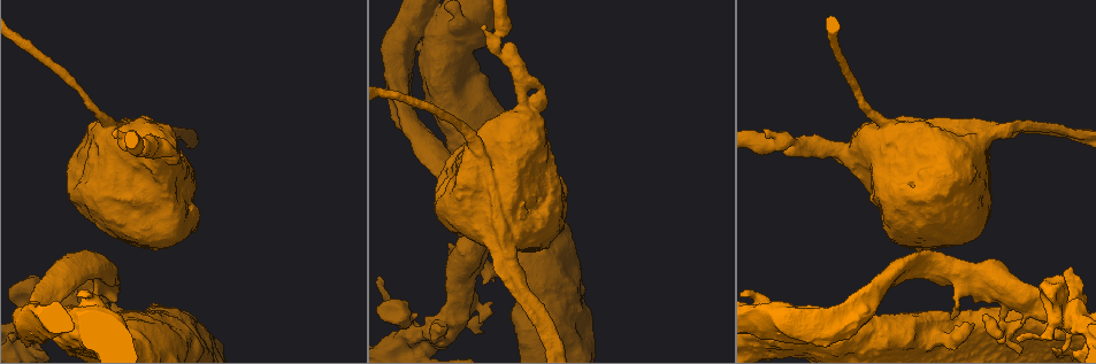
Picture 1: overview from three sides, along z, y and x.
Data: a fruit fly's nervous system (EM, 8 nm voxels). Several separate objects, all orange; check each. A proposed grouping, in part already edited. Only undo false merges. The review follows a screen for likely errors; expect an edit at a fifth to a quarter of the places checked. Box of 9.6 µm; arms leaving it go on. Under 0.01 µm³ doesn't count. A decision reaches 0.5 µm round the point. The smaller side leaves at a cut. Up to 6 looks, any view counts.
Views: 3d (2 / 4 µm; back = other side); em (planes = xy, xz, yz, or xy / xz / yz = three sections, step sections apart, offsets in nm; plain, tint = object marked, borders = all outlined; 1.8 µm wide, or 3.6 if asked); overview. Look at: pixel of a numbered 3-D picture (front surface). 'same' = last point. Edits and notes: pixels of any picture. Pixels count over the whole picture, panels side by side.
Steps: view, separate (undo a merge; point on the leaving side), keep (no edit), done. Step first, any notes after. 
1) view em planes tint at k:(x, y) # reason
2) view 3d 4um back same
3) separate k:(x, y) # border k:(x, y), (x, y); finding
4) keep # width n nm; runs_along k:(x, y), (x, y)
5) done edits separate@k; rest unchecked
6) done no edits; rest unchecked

view 3d 4um at 1:(27, 301) # sharp bend

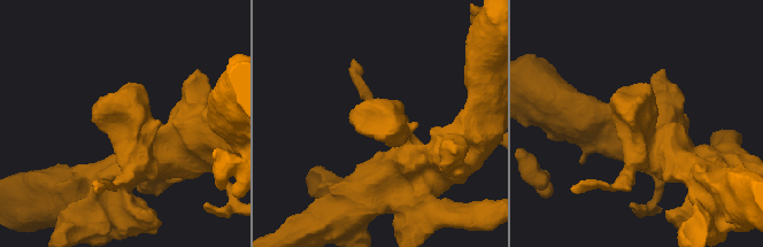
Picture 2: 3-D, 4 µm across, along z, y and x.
view em planes tint at 2:(127, 125) # shape alone is not enough

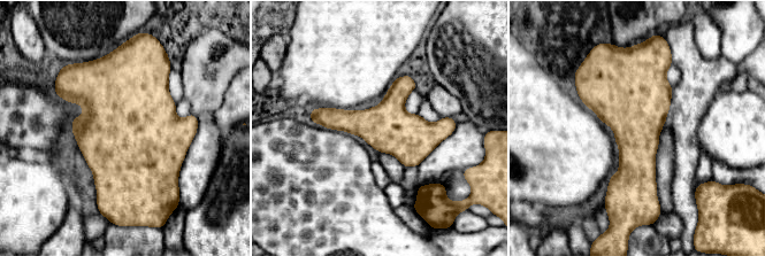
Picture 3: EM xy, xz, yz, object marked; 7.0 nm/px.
keep # continuous, no second cell

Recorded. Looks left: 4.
view em 3.6um planes borders at 1:(989, 132)

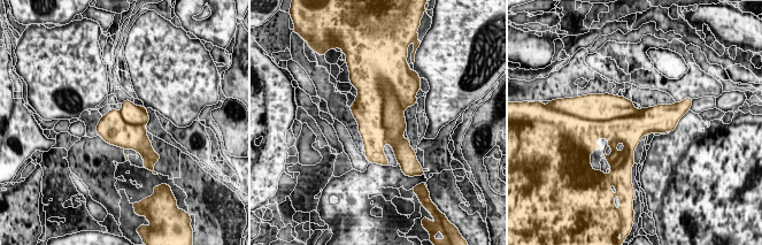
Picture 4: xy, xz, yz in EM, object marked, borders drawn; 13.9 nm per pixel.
separate 4:(393, 116) # part_leaving 4:(385, 89), (393, 115), (395, 148); two cells meet here

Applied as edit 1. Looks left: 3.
view em xy step 4 tint at 1:(498, 34) # sharp bend

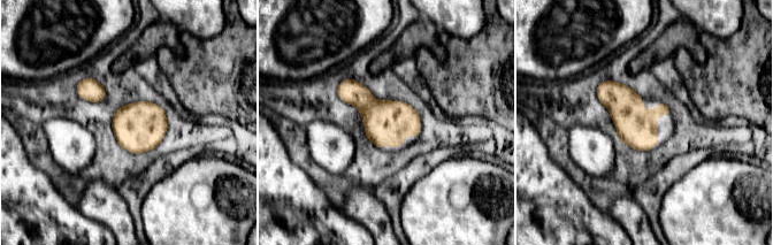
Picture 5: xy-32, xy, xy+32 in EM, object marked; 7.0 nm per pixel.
keep # continuous, no second cell

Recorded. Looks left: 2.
done edits separate@4; rest unchecked

